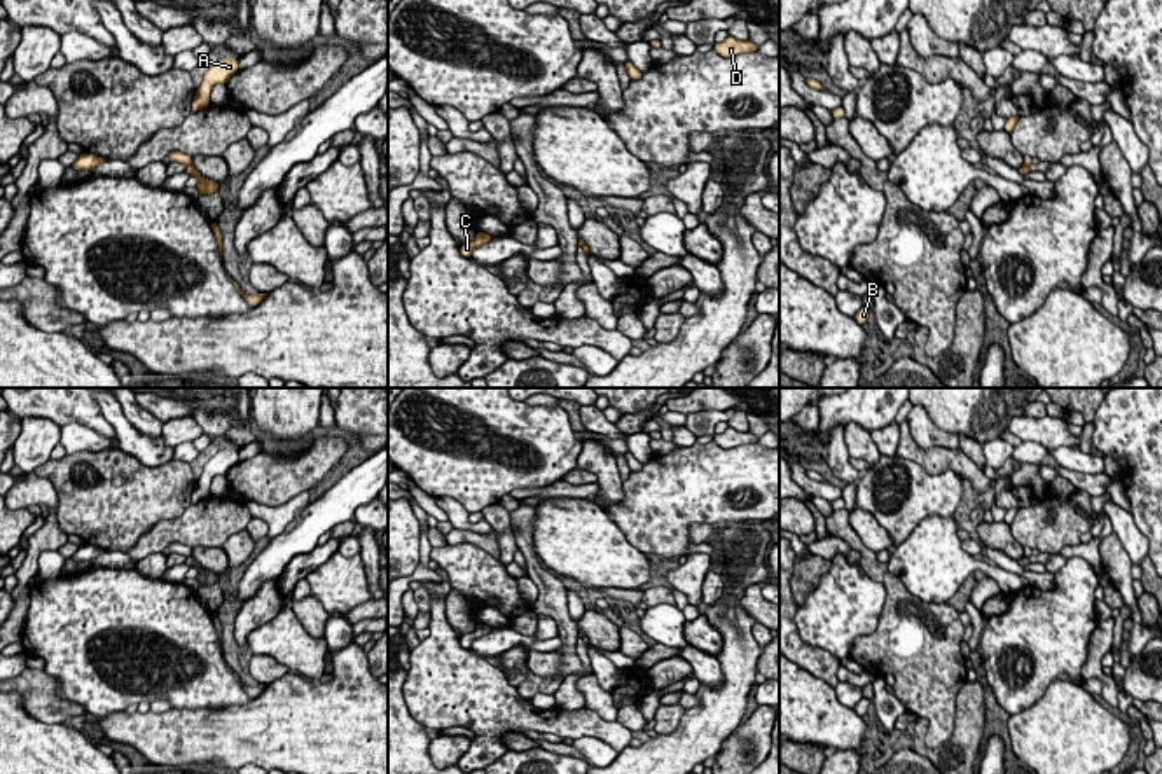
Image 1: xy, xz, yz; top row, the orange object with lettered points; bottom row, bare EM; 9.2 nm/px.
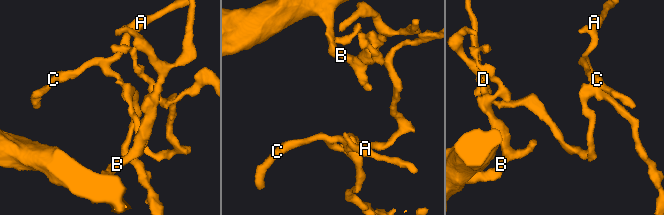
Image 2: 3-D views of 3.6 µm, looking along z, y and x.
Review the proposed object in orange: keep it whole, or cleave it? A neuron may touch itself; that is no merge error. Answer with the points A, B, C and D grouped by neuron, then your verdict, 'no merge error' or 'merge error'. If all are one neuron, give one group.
A B C / D | merge error

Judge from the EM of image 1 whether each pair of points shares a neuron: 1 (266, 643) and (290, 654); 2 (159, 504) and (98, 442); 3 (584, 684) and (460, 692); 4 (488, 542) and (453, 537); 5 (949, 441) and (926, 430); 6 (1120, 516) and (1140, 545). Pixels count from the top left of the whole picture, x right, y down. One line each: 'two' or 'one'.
1: one
2: two
3: two
4: one
5: one
6: one

